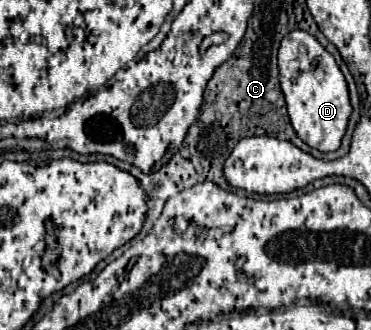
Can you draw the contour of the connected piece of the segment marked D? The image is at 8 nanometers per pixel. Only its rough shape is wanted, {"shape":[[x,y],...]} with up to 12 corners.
{"shape":[[306,31],[278,51],[296,135],[336,151],[352,113],[334,57]]}

